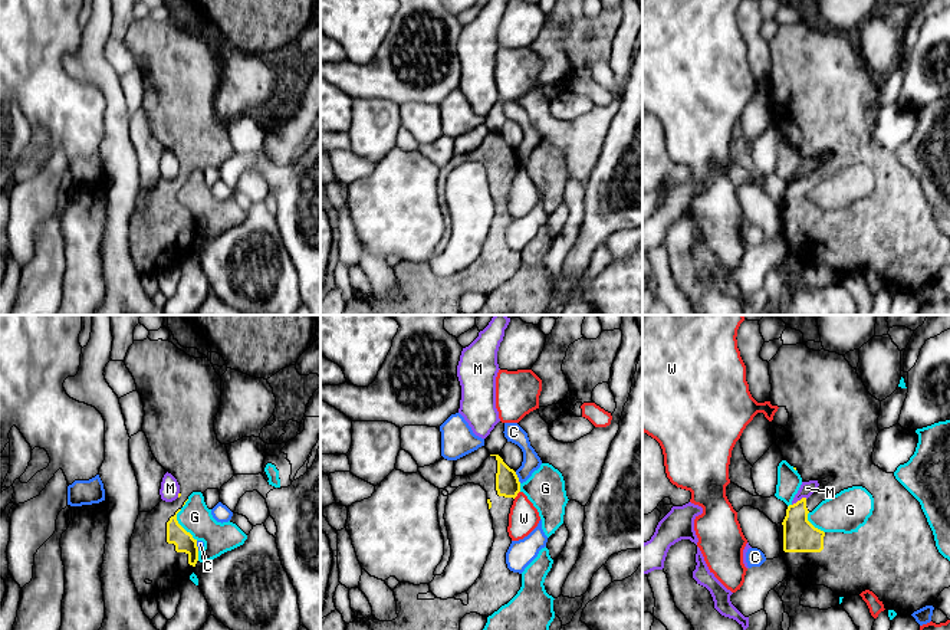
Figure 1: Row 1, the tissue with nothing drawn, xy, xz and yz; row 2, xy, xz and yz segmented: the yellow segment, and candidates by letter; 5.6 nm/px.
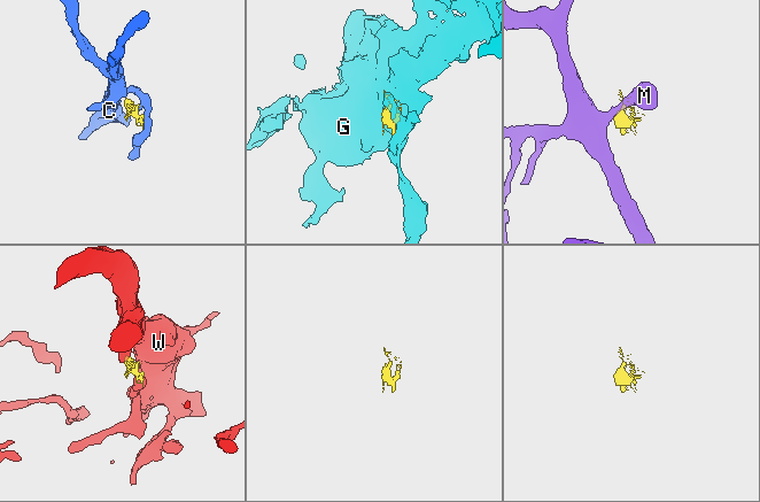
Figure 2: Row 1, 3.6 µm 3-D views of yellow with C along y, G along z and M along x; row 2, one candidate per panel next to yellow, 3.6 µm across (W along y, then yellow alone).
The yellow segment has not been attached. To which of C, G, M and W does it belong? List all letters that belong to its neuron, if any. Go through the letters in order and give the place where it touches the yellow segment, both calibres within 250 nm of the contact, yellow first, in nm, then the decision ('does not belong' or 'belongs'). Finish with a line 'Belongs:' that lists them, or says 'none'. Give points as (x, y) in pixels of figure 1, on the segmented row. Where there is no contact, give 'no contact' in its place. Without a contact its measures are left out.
C: contact xz (518, 478); calibres 140 and 100 nm; does not belong
G: contact xy (180, 525); calibres 110 and 180 nm; does not belong
M: contact yz (801, 499); calibres 190 and 80 nm; does not belong
W: contact xz (516, 495); calibres 140 and 170 nm; does not belong
Belongs: none

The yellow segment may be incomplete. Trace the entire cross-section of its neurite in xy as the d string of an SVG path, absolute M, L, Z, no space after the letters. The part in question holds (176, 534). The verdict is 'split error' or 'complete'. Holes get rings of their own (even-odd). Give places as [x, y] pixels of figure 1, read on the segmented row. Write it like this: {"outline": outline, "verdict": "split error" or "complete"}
{"outline": "M134 341L125 365L132 374L144 403L145 433L157 462L178 485L178 498L161 501L151 512L139 512L129 545L129 574L139 595L158 594L180 587L198 561L197 539L177 521L177 513L193 492L221 489L234 470L226 444L217 440L214 420L221 401L221 377L208 358L194 358L170 341Z", "verdict": "split error"}

